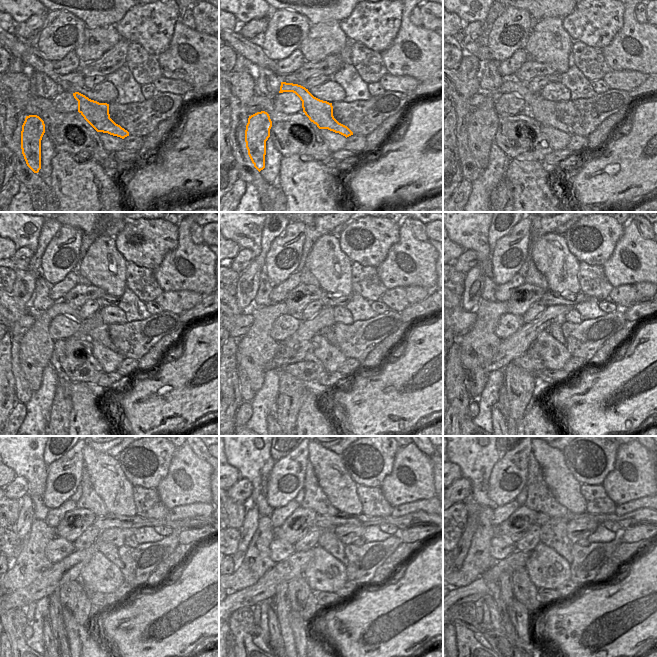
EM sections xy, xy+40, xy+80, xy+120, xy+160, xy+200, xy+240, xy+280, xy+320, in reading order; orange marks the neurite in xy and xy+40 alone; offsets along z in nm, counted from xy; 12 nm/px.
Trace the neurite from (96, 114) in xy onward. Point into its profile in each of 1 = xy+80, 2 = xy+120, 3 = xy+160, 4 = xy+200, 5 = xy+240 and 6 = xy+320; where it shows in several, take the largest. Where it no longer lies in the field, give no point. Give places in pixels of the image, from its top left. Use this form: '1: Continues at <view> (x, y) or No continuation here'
1: Continues at xy+80 (483, 123)
2: Continues at xy+120 (36, 347)
3: Continues at xy+160 (254, 350)
4: Continues at xy+200 (478, 347)
5: Continues at xy+240 (31, 562)
6: Continues at xy+320 (478, 561)

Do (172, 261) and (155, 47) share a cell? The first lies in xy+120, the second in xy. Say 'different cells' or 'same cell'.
different cells

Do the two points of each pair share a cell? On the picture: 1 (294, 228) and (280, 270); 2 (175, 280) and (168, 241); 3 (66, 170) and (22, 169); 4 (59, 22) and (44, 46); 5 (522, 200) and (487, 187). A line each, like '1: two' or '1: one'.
1: one
2: two
3: two
4: one
5: two

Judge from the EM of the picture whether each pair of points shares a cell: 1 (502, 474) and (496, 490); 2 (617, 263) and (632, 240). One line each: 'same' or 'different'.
1: same
2: same

